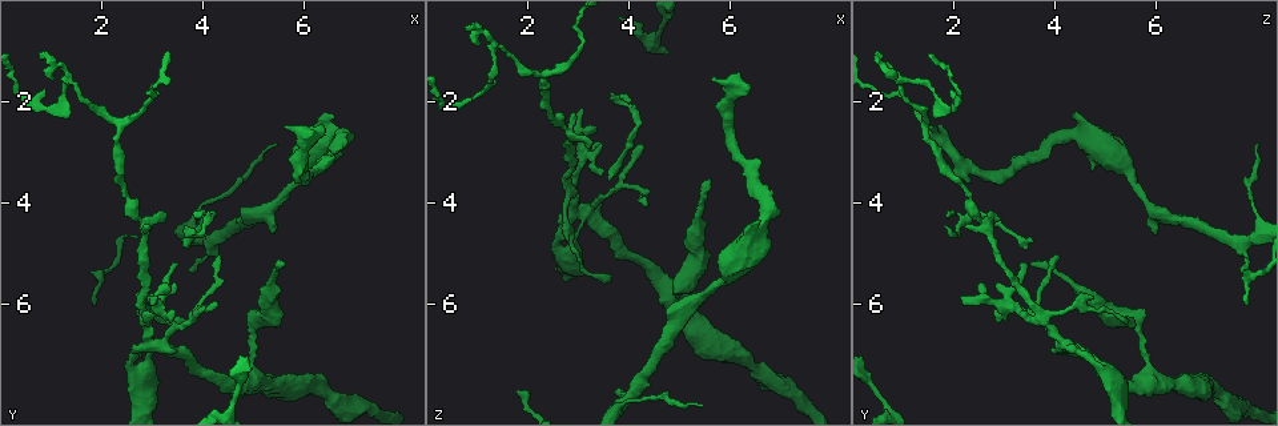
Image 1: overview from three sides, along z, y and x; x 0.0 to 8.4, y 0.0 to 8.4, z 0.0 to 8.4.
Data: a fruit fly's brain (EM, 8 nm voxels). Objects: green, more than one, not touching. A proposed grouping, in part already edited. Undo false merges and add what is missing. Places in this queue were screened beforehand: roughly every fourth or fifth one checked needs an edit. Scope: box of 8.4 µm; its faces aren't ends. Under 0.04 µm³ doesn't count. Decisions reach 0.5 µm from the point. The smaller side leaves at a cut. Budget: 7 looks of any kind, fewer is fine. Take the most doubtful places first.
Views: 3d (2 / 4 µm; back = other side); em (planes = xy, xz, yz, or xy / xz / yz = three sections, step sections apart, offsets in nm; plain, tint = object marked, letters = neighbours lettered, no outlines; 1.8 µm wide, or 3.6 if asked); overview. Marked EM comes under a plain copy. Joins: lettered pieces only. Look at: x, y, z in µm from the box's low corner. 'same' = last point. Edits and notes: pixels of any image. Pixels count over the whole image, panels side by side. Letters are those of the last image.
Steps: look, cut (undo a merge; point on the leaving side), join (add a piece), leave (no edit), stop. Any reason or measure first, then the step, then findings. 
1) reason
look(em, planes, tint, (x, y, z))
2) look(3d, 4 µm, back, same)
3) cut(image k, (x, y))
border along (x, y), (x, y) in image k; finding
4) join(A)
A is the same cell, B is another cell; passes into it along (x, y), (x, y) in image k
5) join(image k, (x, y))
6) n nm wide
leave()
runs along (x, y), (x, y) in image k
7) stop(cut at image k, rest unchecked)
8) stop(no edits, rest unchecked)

an open end
look(3d, 4 µm, (3.70, 5.35, 7.70))

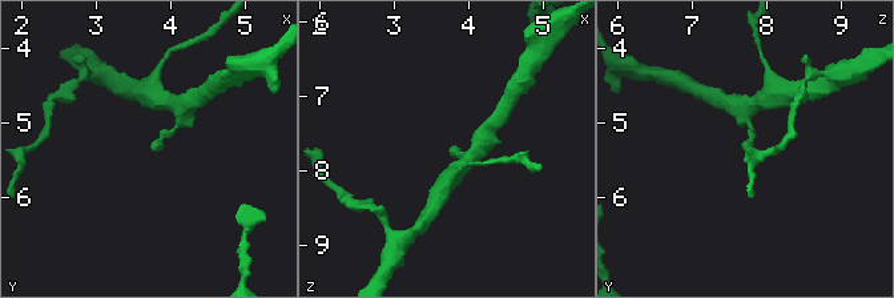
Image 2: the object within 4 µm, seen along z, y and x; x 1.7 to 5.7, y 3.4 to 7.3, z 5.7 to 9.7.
now the EM
look(em, xz, step 8, tint, (3.70, 5.40, 7.80))

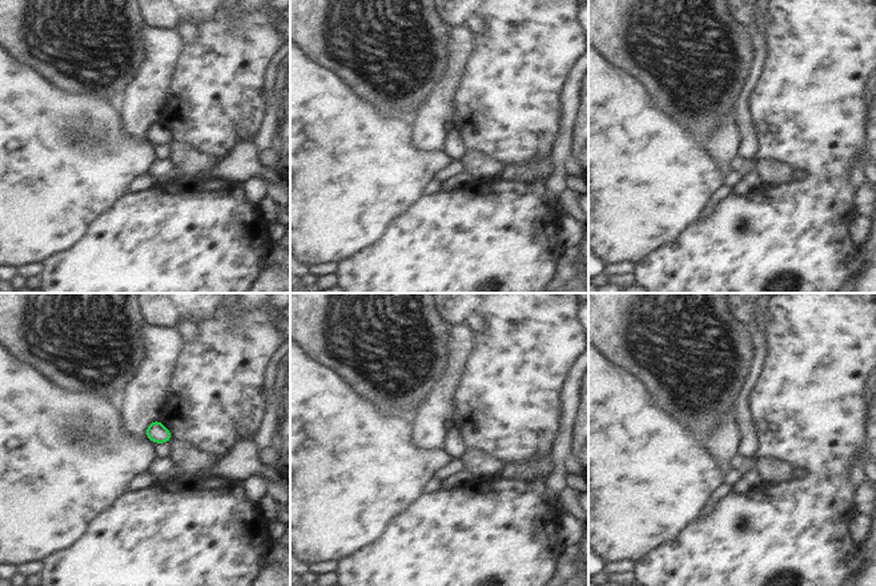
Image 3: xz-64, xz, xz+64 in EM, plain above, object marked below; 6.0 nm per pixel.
look(em, planes, letters, same)

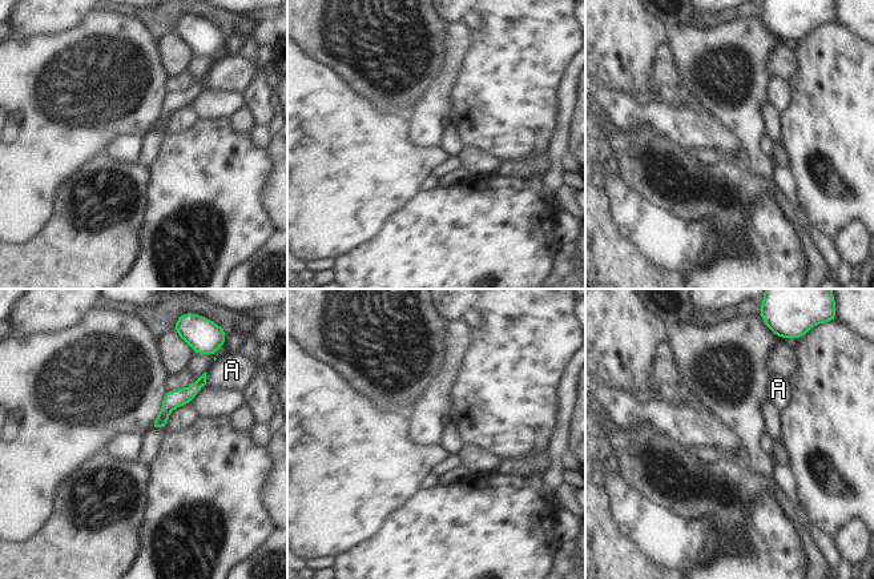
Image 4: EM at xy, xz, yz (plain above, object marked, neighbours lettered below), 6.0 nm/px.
leave()
A is another cell; runs along (197, 385), (178, 397), (154, 425) in image 4; none of them fits

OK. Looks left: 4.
branch point
look(em, planes, letters, (2.30, 2.45, 1.50))

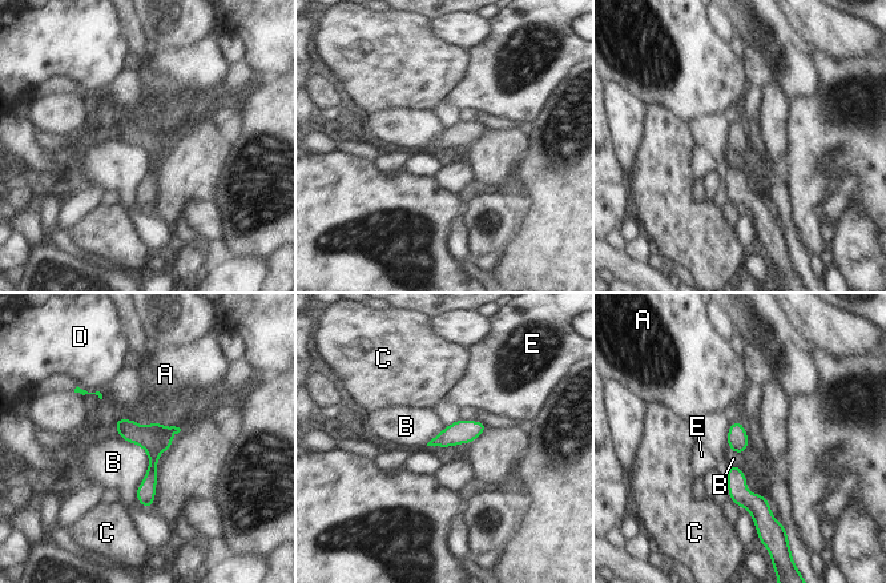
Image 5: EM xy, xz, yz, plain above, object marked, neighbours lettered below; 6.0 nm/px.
leave()
A, B, C, D and E are other cells; border along (117, 435), (147, 453), (148, 509) in image 5; all the same cell

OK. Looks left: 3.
free end
look(3d, 4 µm, (3.40, 5.65, 2.55))

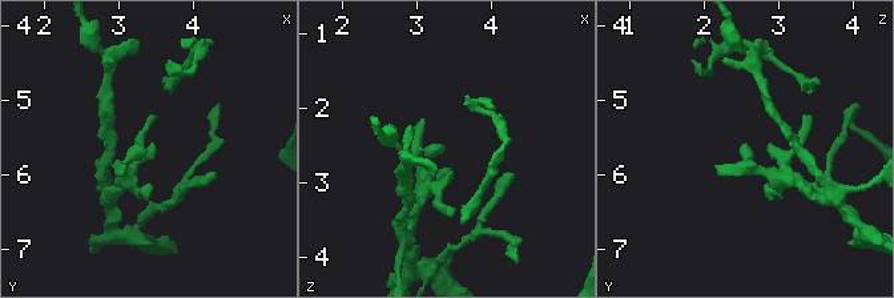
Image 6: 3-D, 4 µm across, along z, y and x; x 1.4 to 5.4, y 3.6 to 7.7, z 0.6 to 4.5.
look(em, planes, letters, (3.40, 5.70, 2.50))

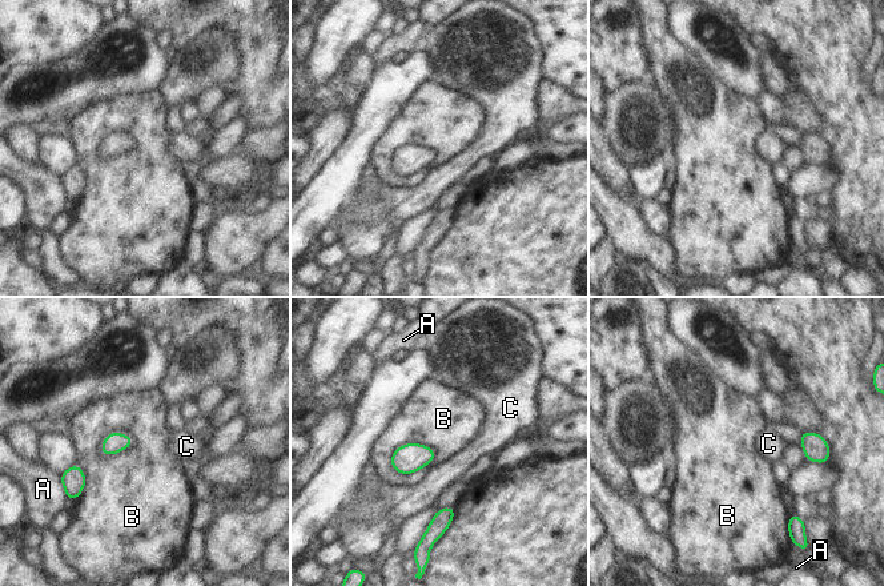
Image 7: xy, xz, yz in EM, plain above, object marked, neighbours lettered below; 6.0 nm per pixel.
leave()
A, B and C are other cells; border along (436, 450), (402, 444), (389, 464) in image 7; no lettered piece goes on from it

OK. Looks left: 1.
stop(no edits, rest unchecked)

